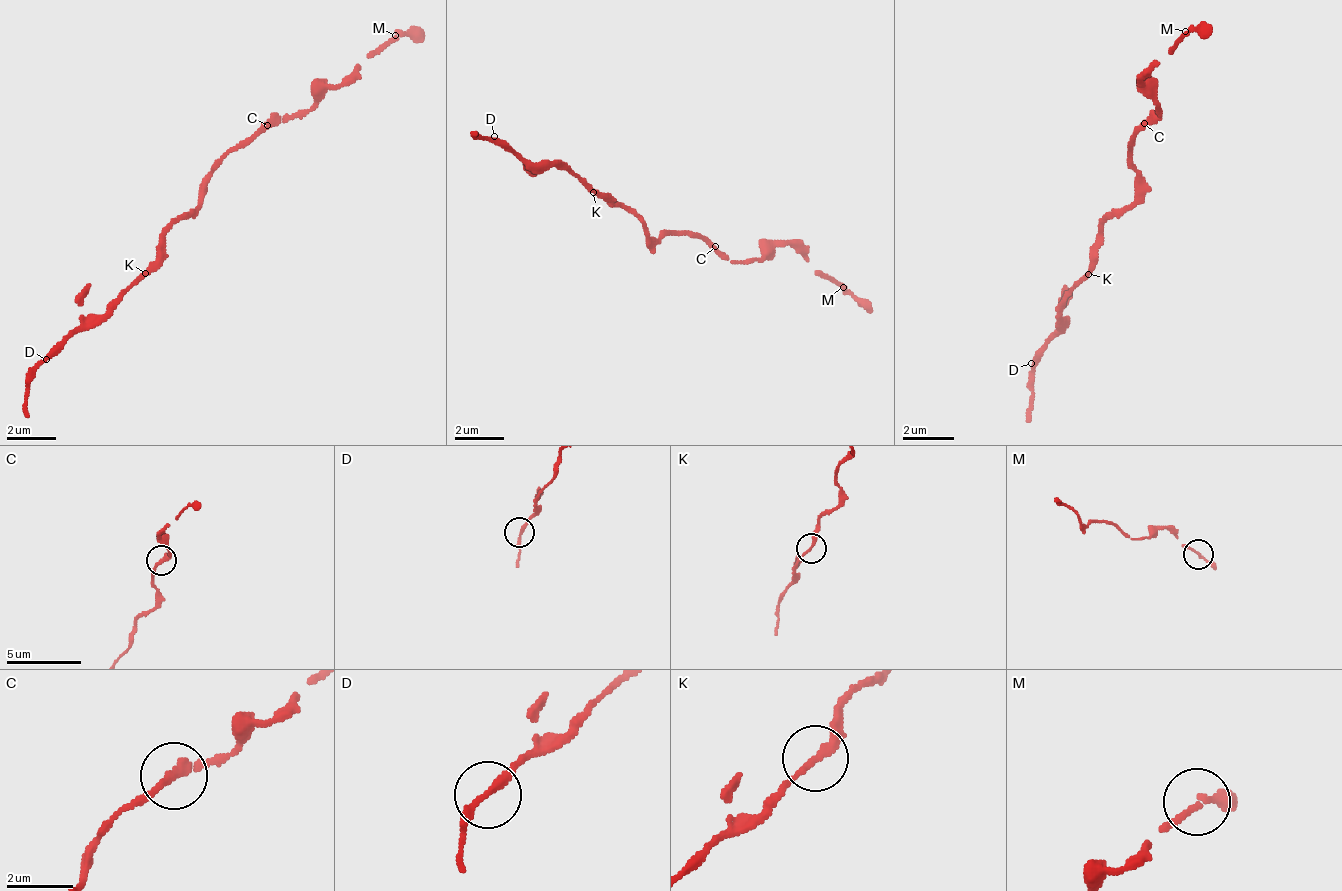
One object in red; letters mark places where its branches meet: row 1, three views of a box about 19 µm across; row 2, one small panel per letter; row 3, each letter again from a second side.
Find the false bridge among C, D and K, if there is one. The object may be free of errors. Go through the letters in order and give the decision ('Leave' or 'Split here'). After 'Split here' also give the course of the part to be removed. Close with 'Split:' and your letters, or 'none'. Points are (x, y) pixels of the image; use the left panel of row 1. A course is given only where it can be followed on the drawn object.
C: Leave
D: Leave
K: Leave
Split: none

